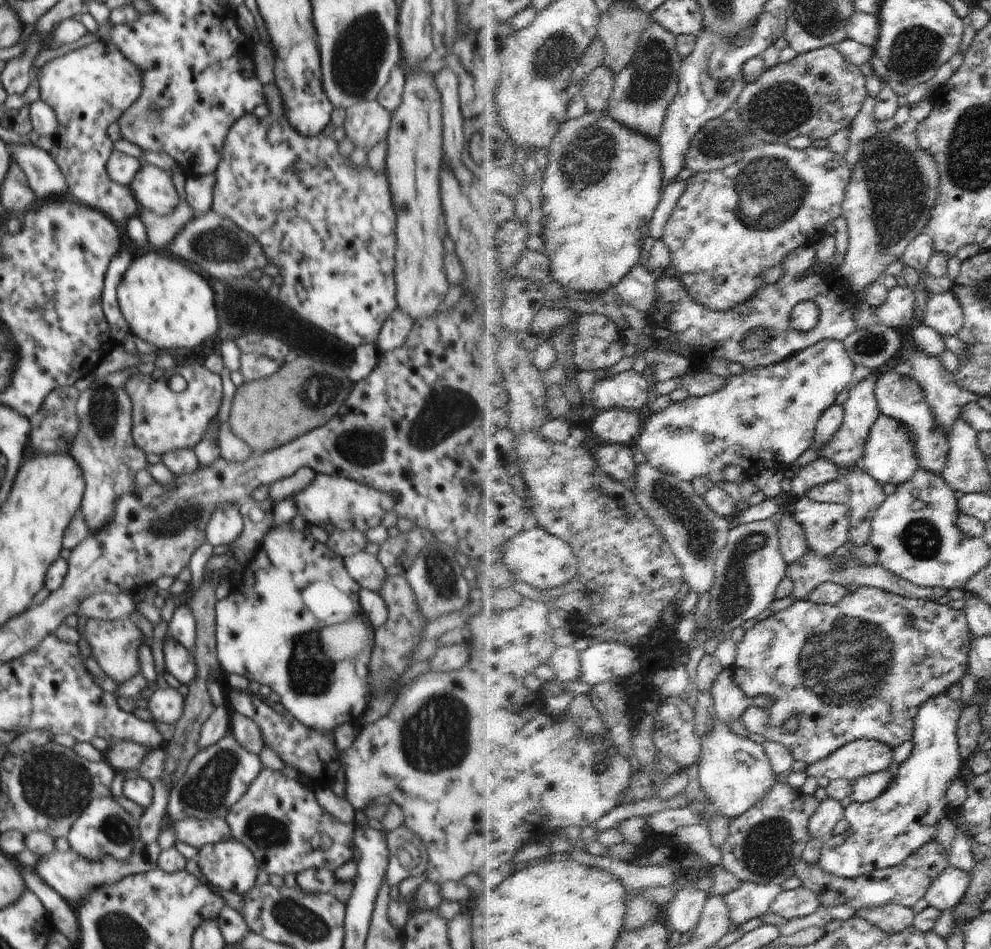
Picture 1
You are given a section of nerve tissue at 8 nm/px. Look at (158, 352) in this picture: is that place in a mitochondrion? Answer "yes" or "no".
no

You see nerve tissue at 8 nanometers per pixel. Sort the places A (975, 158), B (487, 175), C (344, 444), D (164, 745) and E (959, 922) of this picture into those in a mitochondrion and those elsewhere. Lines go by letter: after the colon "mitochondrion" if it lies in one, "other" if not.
A: mitochondrion
B: other
C: mitochondrion
D: other
E: other

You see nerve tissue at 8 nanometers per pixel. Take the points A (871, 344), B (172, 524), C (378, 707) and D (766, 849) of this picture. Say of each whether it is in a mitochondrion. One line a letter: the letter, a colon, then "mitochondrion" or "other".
A: mitochondrion
B: mitochondrion
C: other
D: mitochondrion

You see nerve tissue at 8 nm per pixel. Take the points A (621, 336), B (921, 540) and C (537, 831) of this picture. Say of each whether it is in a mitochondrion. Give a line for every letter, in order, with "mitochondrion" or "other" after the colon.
A: other
B: mitochondrion
C: other

